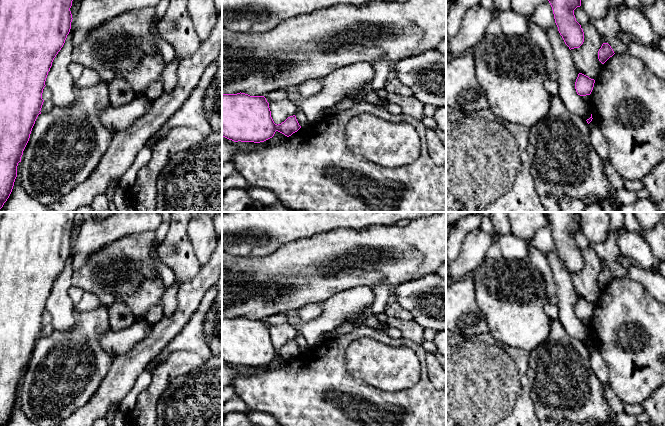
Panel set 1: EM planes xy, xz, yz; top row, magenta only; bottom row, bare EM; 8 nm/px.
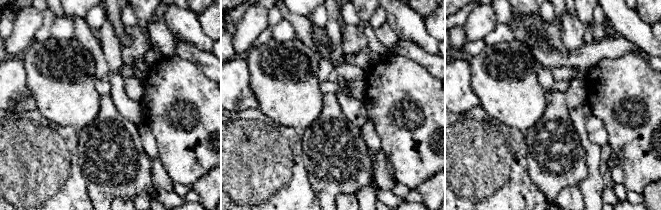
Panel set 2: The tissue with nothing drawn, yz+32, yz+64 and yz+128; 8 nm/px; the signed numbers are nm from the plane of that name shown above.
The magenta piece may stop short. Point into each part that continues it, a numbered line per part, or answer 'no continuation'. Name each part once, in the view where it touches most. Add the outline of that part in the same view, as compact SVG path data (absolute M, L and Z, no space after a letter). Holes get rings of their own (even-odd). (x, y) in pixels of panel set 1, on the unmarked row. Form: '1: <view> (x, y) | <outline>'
no continuation

